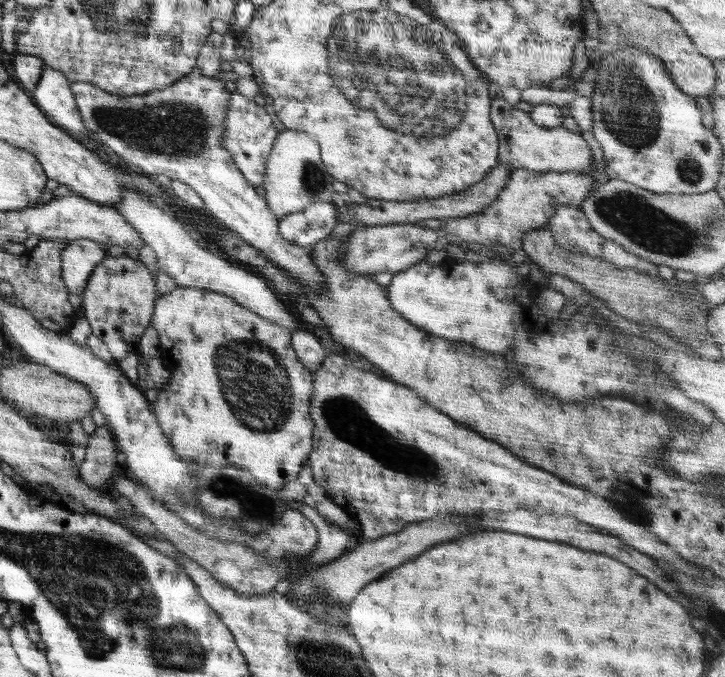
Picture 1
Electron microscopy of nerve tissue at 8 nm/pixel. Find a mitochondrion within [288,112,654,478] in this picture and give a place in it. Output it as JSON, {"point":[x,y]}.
{"point":[314,180]}

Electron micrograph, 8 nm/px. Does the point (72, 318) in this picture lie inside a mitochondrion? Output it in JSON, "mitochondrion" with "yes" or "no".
{"mitochondrion":"no"}

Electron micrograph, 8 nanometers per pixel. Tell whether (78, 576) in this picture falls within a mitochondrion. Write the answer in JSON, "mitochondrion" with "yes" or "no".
{"mitochondrion":"yes"}

